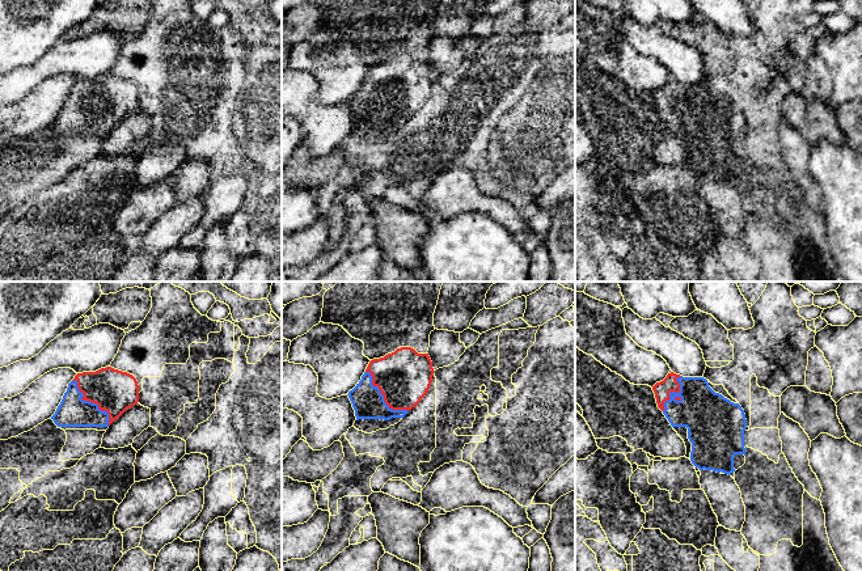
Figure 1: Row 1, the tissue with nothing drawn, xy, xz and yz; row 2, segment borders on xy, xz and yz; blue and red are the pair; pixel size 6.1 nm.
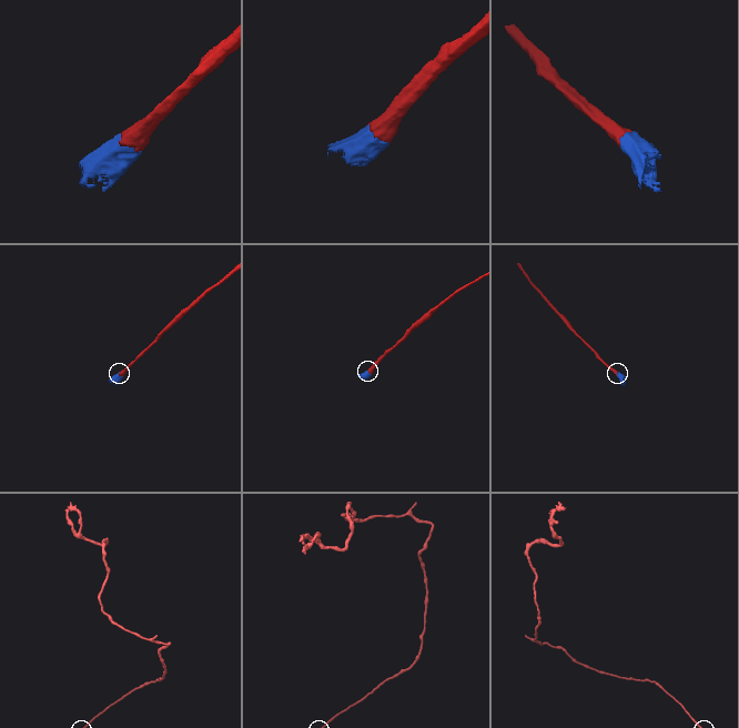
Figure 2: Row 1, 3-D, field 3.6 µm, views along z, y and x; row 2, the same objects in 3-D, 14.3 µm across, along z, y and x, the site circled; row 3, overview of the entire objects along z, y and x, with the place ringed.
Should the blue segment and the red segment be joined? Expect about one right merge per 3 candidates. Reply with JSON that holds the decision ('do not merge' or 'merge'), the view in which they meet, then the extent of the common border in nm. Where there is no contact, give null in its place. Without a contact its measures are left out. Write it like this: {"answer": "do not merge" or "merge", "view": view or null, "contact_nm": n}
{"answer": "merge", "view": "xy", "contact_nm": 360}

